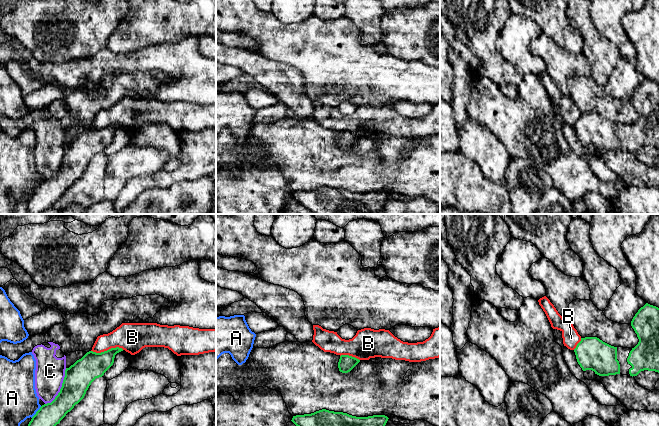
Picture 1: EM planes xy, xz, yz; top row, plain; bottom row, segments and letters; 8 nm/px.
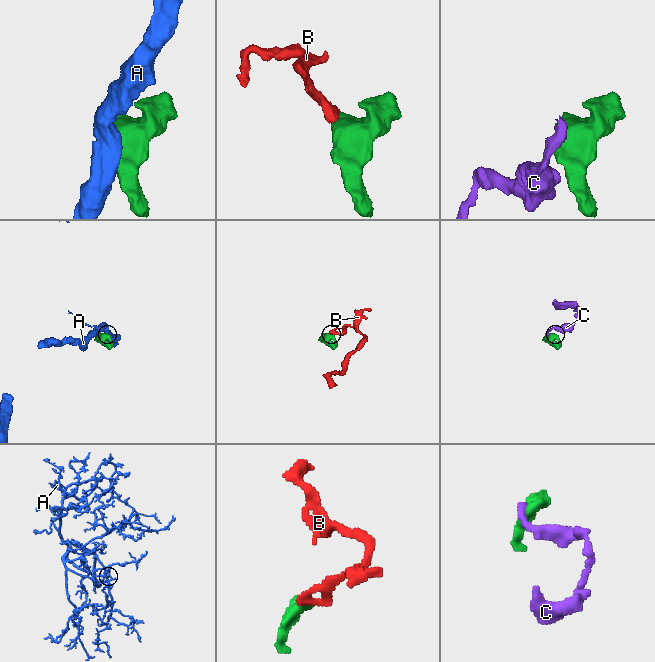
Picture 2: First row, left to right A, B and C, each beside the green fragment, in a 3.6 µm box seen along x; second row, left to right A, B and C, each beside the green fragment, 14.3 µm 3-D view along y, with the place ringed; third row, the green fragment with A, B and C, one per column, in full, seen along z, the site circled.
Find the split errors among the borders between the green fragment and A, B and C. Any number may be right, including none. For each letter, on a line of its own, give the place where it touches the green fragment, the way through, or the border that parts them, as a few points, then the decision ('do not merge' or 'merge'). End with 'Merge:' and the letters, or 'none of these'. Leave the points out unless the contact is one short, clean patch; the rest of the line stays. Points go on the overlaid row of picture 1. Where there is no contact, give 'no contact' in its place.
A: contact xy (36, 412); border xy (41, 406), (31, 417); do not merge
B: contact xy (107, 350); border xy (123, 349), (111, 347), (100, 352), (91, 351); do not merge
C: contact xy (61, 388); do not merge
Merge: none of these

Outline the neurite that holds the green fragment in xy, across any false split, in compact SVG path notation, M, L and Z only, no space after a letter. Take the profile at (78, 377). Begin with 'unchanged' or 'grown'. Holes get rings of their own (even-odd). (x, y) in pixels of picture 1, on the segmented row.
unchanged; M122 348L96 353L87 352L65 370L60 392L51 403L44 404L32 417L28 426L56 426L85 396L91 383L113 365L115 355Z

